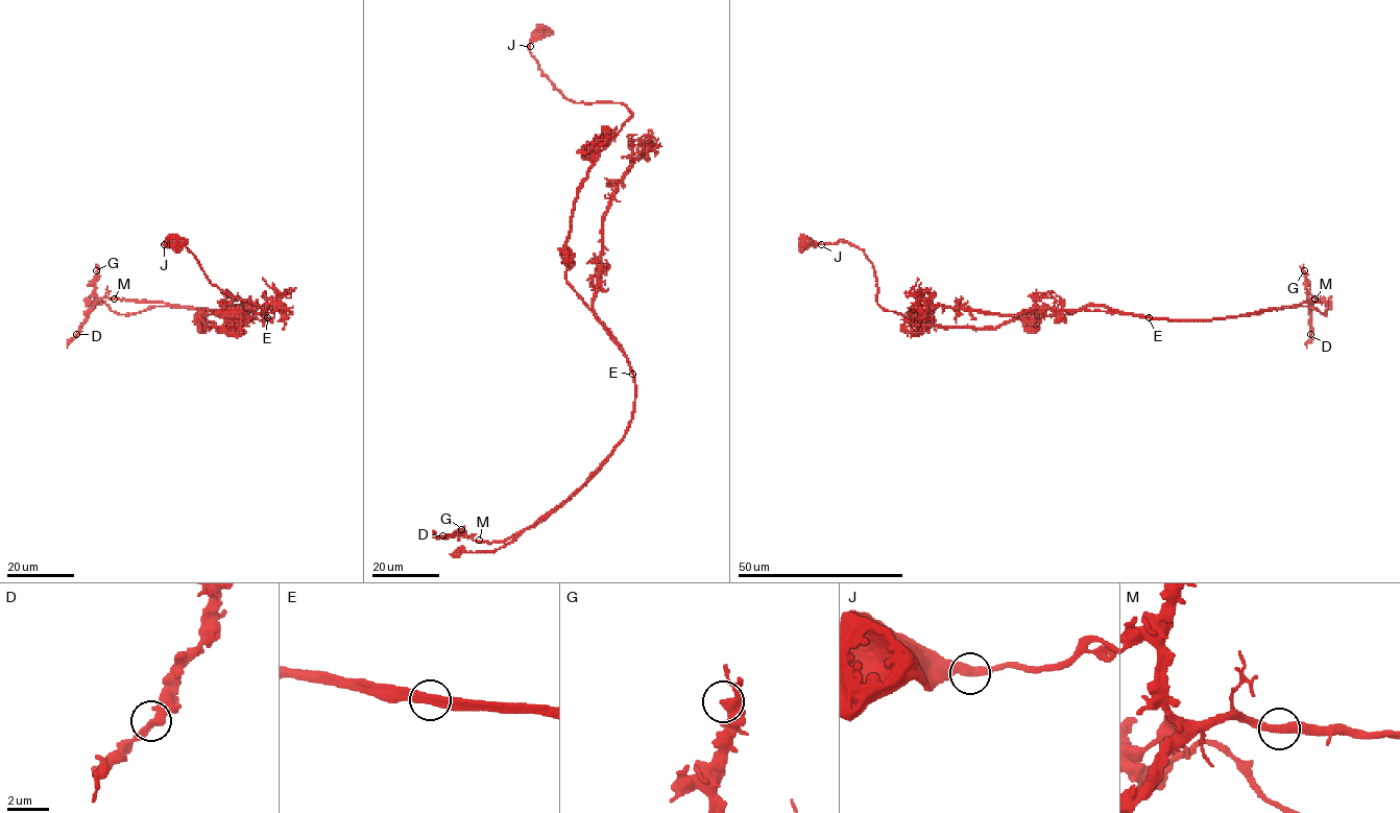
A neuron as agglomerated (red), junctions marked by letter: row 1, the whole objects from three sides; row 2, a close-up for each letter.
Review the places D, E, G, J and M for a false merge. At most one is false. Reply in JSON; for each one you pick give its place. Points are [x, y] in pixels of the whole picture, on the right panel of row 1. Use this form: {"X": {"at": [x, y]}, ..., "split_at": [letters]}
{"E": {"at": [1149, 317]}, "split_at": ["E"]}

